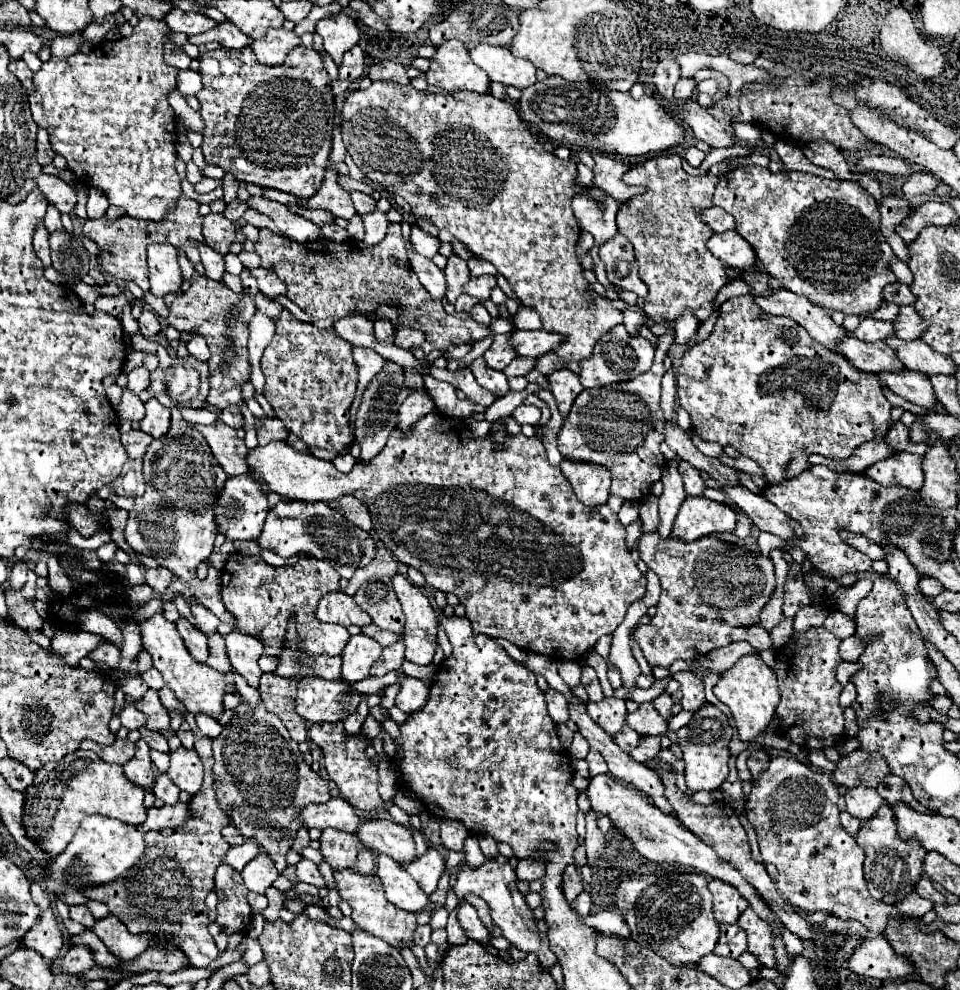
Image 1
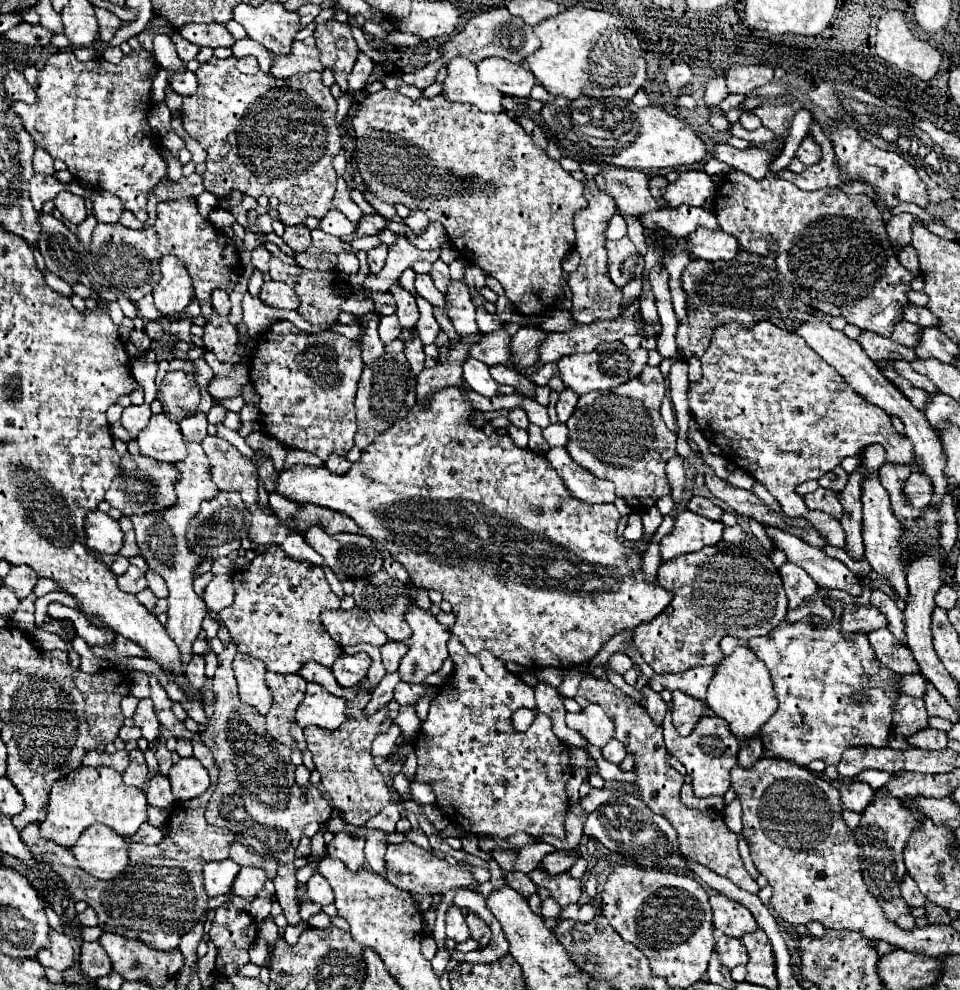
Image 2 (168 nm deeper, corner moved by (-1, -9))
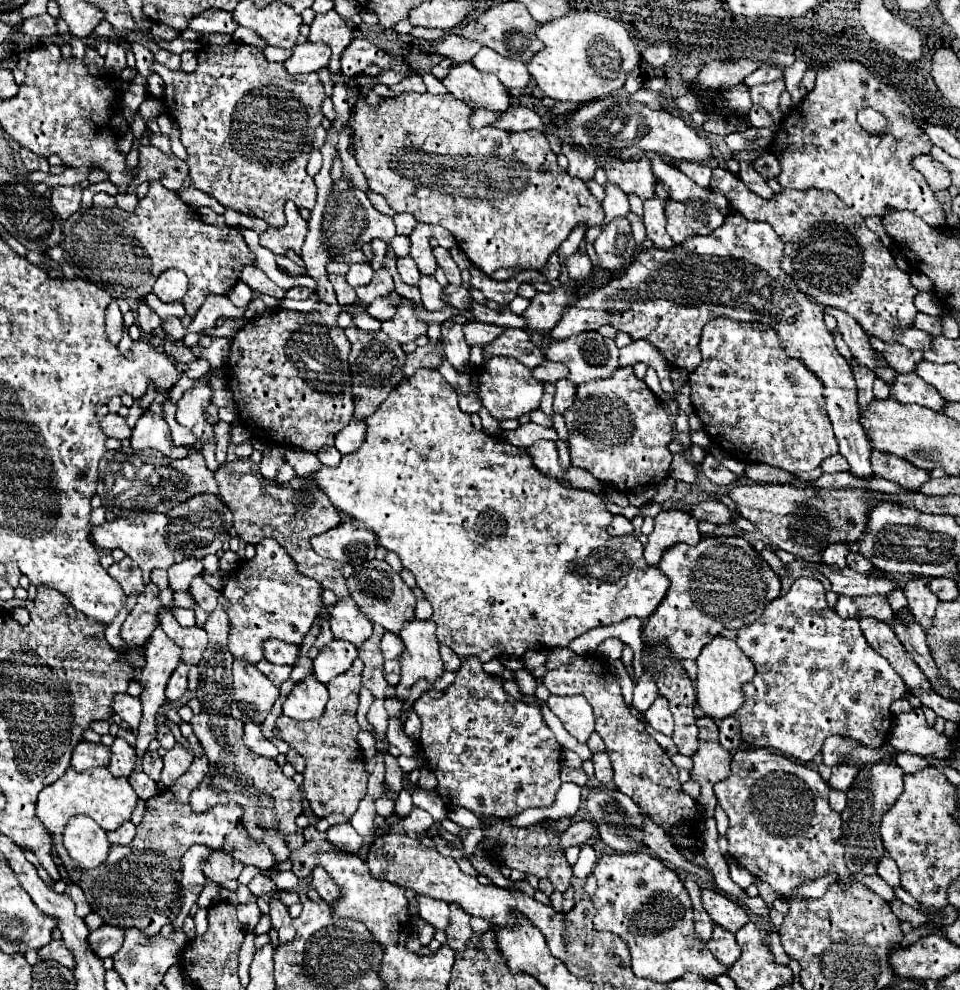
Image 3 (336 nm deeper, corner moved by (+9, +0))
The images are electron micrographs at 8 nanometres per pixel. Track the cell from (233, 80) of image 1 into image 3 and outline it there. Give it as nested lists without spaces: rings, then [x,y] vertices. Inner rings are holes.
[[[228,43],[224,47],[208,47],[206,51],[202,51],[200,59],[198,59],[198,67],[196,71],[192,73],[186,73],[186,71],[160,71],[162,79],[164,79],[164,107],[166,107],[166,113],[176,121],[178,129],[180,129],[180,141],[182,145],[186,147],[188,151],[188,167],[190,167],[190,179],[192,179],[192,185],[204,193],[208,193],[210,197],[214,197],[220,205],[224,207],[230,207],[234,211],[240,211],[240,213],[248,213],[248,211],[254,211],[256,217],[264,219],[270,227],[282,227],[286,223],[284,219],[284,203],[286,201],[294,201],[298,209],[306,207],[306,209],[312,209],[314,203],[316,203],[316,183],[314,179],[306,173],[306,163],[308,163],[308,157],[312,153],[312,139],[314,139],[314,131],[316,127],[320,125],[320,121],[324,119],[324,113],[320,109],[322,105],[322,99],[324,99],[324,87],[318,79],[318,73],[302,73],[302,75],[288,75],[286,69],[282,67],[282,63],[270,63],[264,59],[262,51],[258,47],[252,47],[252,45],[244,45],[244,43]]]

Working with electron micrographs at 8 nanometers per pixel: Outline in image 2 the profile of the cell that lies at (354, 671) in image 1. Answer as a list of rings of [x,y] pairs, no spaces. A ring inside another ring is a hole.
[[[358,652],[358,654],[340,654],[340,658],[336,658],[336,662],[332,664],[332,672],[338,680],[340,686],[350,688],[356,686],[356,682],[360,682],[370,666],[370,656],[366,652]]]

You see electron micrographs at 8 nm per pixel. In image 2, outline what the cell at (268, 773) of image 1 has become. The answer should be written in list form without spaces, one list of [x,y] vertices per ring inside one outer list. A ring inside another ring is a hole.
[[[230,642],[218,654],[218,672],[212,680],[216,698],[214,714],[208,720],[206,730],[200,734],[202,742],[210,748],[220,768],[220,778],[204,816],[208,824],[236,832],[238,842],[248,844],[260,854],[268,854],[276,862],[284,864],[278,868],[278,876],[274,878],[274,894],[284,910],[288,924],[298,926],[302,920],[298,916],[298,884],[294,878],[296,868],[292,866],[294,852],[298,848],[300,836],[304,834],[304,826],[308,822],[326,822],[332,814],[332,808],[316,786],[310,784],[300,788],[296,784],[296,768],[290,764],[290,748],[266,736],[264,716],[256,714],[252,706],[240,702],[236,678],[232,674],[232,660],[236,652],[236,644]]]

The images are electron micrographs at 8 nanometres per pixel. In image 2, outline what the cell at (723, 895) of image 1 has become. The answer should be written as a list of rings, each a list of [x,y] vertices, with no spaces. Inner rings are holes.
[[[712,894],[710,906],[712,906],[712,922],[718,934],[742,938],[744,934],[758,930],[756,920],[752,918],[750,910],[744,908],[742,904],[722,894]]]

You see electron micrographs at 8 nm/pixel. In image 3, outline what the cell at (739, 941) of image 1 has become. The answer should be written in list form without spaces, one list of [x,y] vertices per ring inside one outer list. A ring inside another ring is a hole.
[[[718,925],[714,927],[708,949],[724,965],[734,965],[734,961],[740,957],[740,945],[736,943],[734,933],[730,933],[730,931],[726,931],[726,929],[718,927]]]

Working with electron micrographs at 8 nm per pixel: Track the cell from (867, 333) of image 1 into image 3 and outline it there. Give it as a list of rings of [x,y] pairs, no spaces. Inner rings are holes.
[[[870,337],[870,343],[874,345],[874,349],[884,353],[888,365],[894,367],[894,371],[898,371],[898,373],[914,371],[916,359],[914,359],[914,353],[908,347],[904,347],[900,343],[884,343],[882,339],[876,339],[876,337]]]

